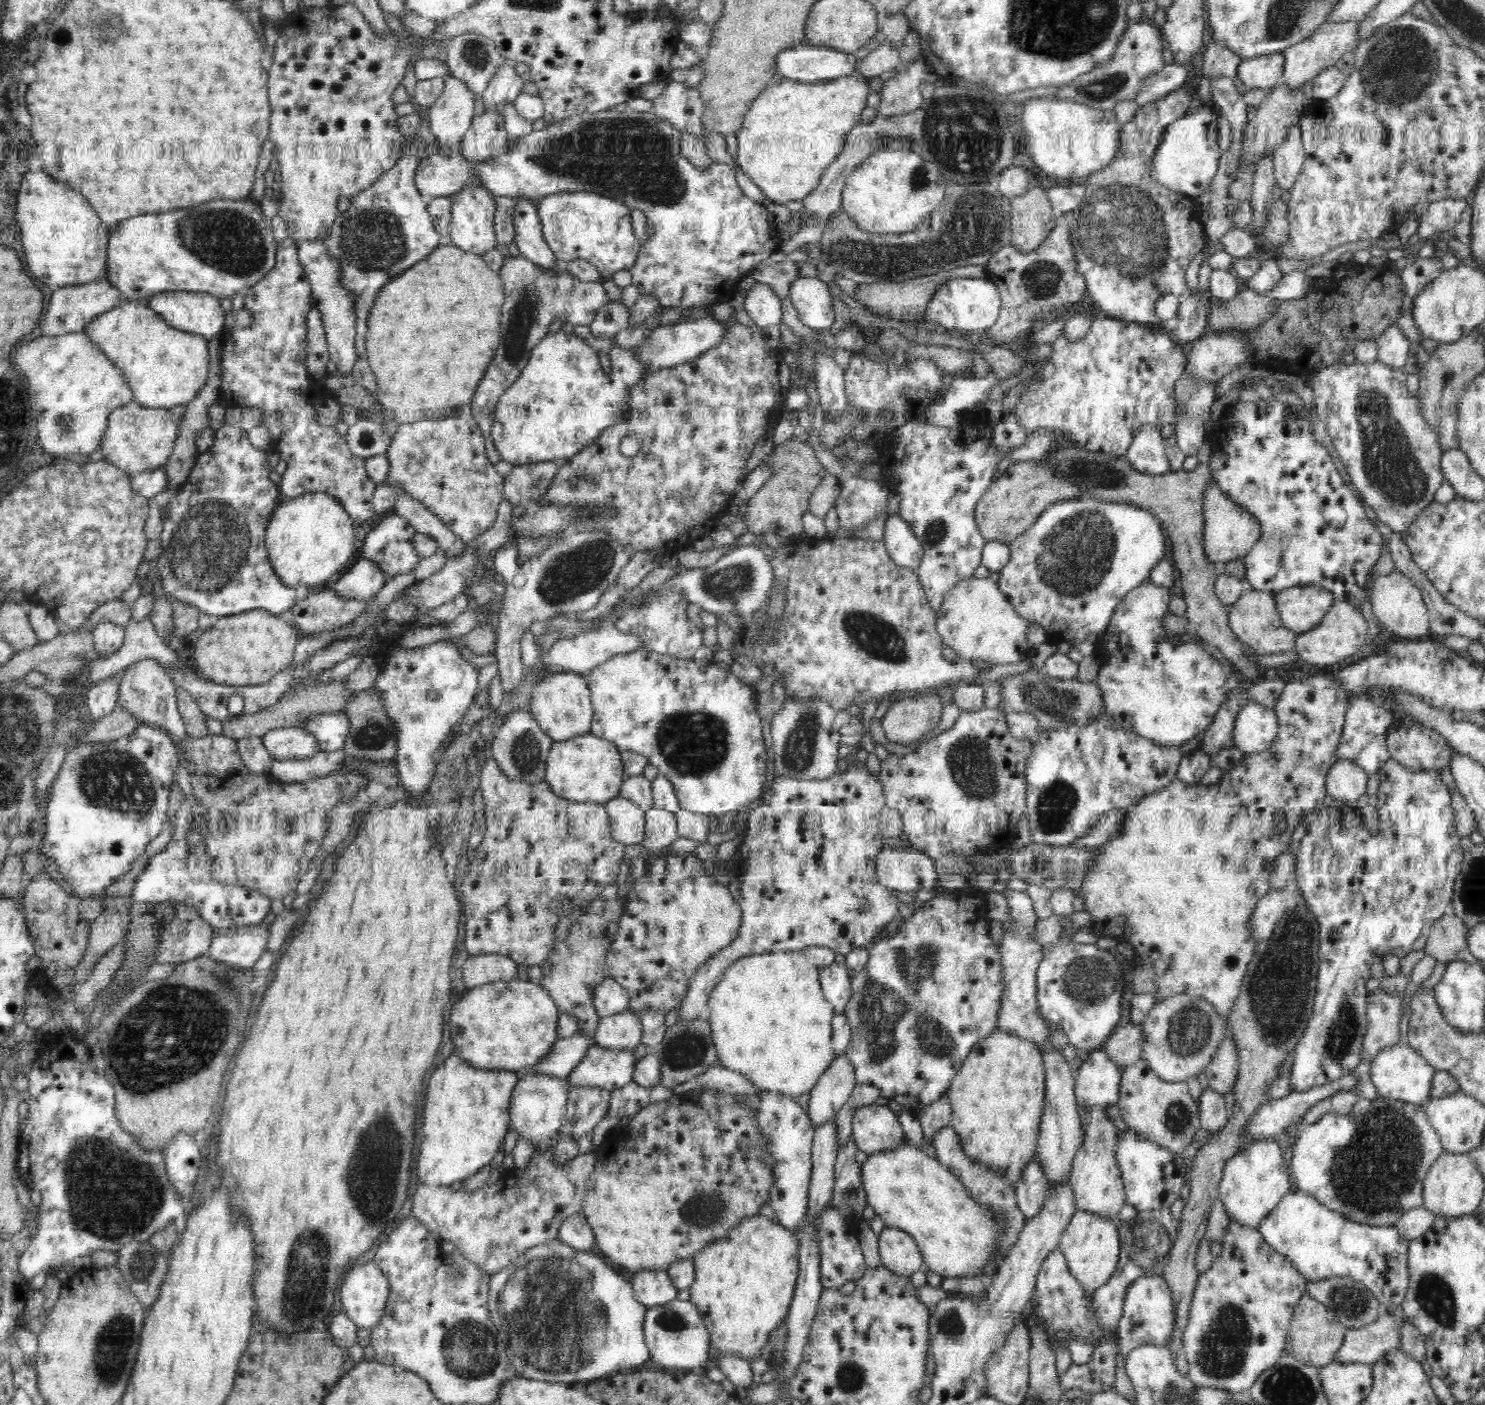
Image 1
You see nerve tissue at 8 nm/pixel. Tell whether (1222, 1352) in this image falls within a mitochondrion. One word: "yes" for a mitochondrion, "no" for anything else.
yes

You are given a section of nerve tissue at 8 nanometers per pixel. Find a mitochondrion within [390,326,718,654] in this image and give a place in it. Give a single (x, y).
(582, 570)

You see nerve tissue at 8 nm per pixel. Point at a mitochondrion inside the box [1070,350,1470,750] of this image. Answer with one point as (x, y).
(1393, 471)

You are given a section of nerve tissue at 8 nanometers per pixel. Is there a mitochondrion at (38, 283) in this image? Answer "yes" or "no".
no

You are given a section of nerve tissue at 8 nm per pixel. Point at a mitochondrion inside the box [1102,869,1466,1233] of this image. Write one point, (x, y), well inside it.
(1373, 1172)

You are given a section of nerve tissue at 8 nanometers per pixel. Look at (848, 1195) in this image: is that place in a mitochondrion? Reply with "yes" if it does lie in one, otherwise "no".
yes

